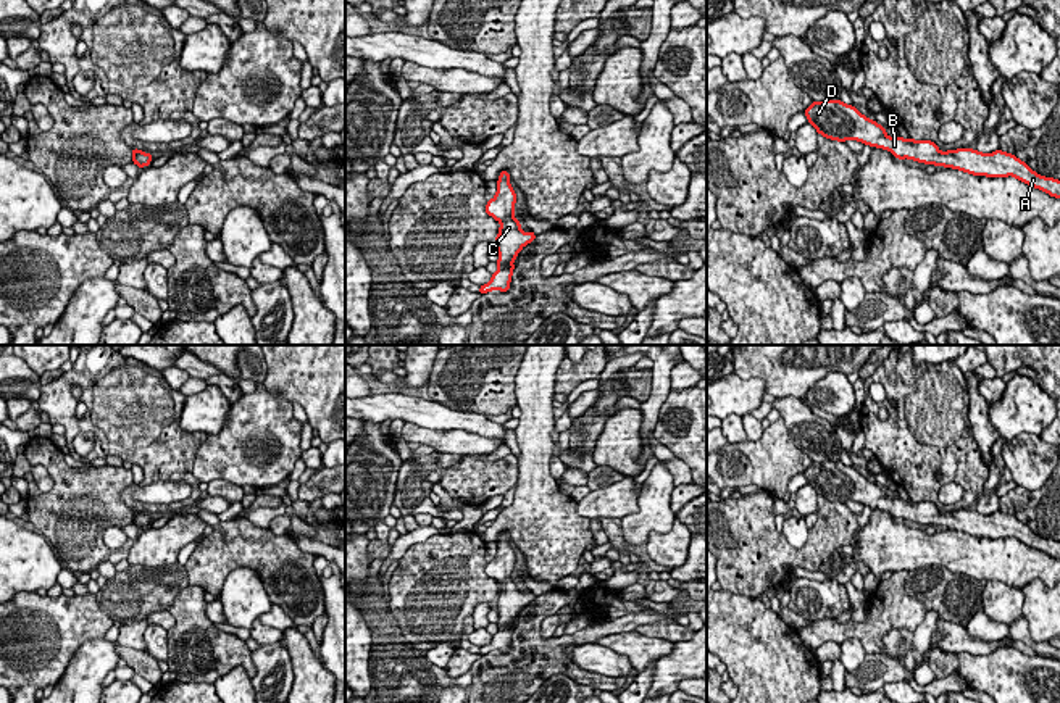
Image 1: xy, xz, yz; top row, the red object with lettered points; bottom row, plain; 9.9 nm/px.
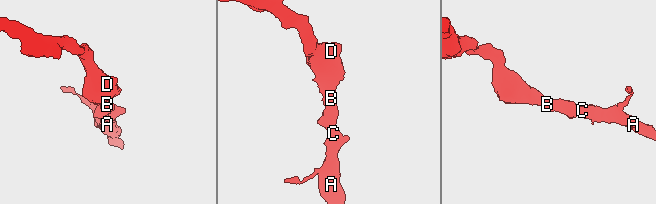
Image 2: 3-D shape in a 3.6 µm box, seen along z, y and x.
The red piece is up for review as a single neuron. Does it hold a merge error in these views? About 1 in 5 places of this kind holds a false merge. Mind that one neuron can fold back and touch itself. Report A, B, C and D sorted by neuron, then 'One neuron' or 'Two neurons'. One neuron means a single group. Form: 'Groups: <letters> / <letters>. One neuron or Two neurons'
Groups: A B C D. One neuron

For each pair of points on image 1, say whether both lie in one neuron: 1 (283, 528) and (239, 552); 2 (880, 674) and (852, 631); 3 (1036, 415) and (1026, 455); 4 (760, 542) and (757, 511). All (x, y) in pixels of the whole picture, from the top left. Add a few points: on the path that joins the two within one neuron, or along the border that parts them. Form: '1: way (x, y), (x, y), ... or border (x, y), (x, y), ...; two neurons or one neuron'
1: border (268, 528), (276, 534), (289, 534); two neurons
2: border (881, 652), (867, 655); two neurons
3: border (1039, 436), (1017, 434), (1007, 440); two neurons
4: way (757, 534), (757, 519); one neuron

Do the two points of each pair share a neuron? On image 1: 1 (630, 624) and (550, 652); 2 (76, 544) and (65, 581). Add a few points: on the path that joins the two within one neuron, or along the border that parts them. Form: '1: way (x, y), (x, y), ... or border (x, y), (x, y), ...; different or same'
1: way (610, 628), (570, 639); same
2: border (63, 566), (76, 576); different

